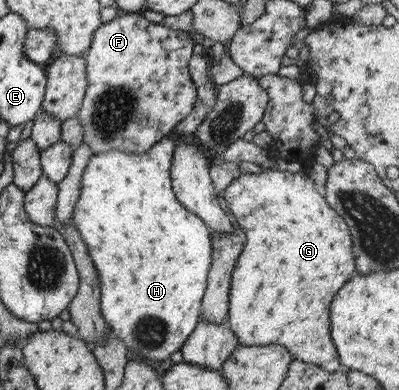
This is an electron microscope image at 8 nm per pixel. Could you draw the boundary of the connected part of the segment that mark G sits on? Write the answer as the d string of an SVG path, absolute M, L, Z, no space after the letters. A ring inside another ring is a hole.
M265 168L258 174L240 173L225 187L222 197L245 237L232 270L226 315L237 345L280 345L292 360L314 363L328 373L342 369L330 339L328 305L355 271L350 231L344 219L315 191L305 171L291 173Z

